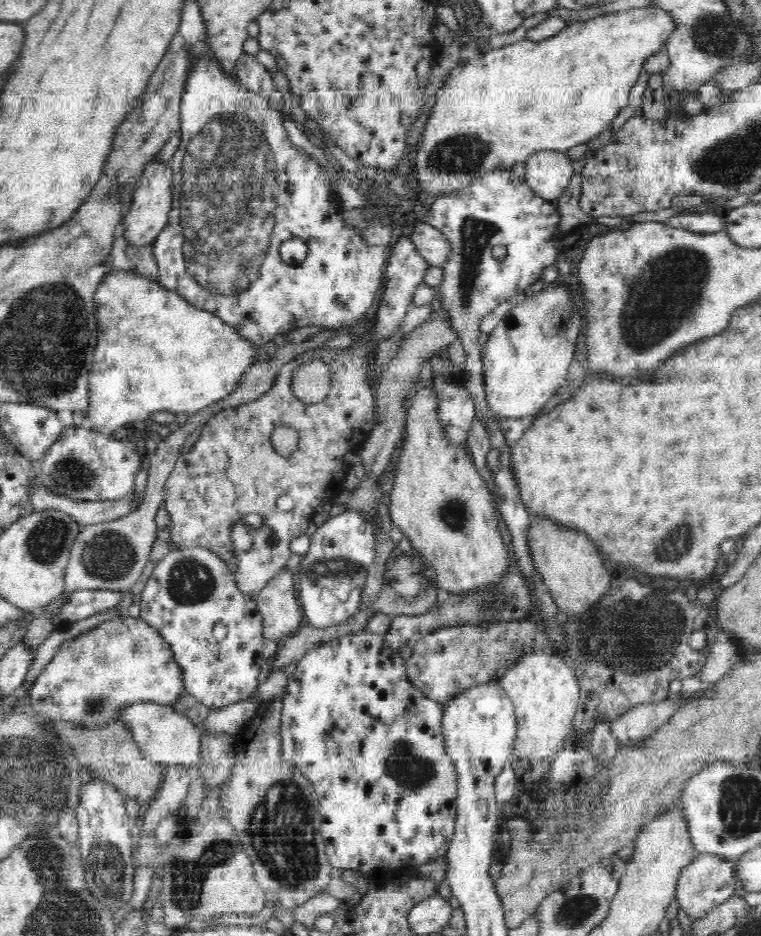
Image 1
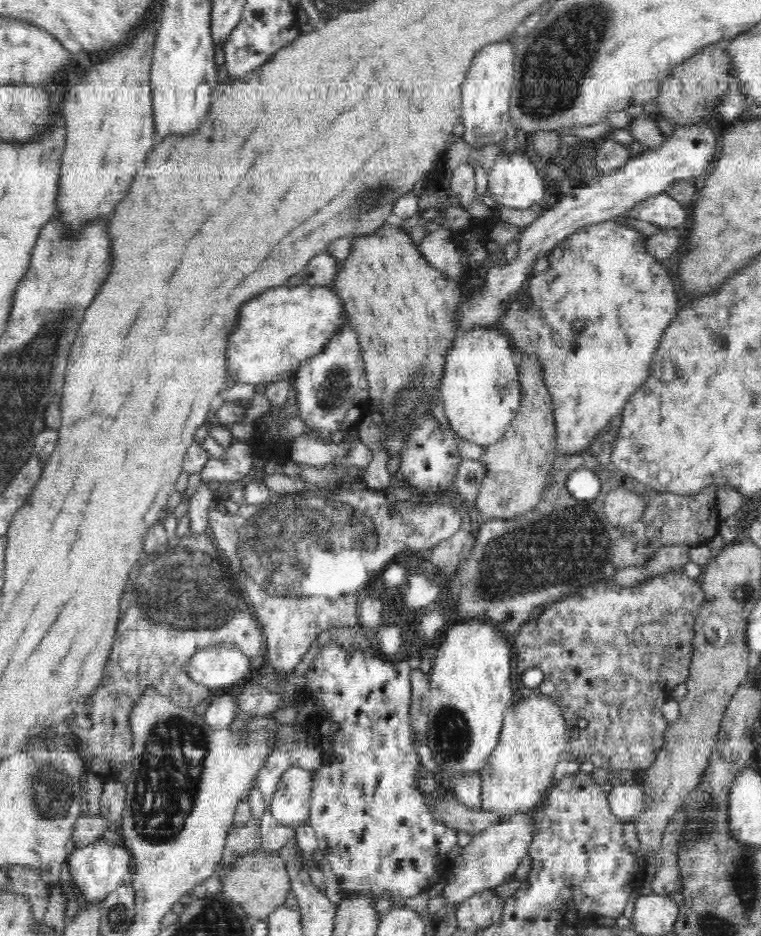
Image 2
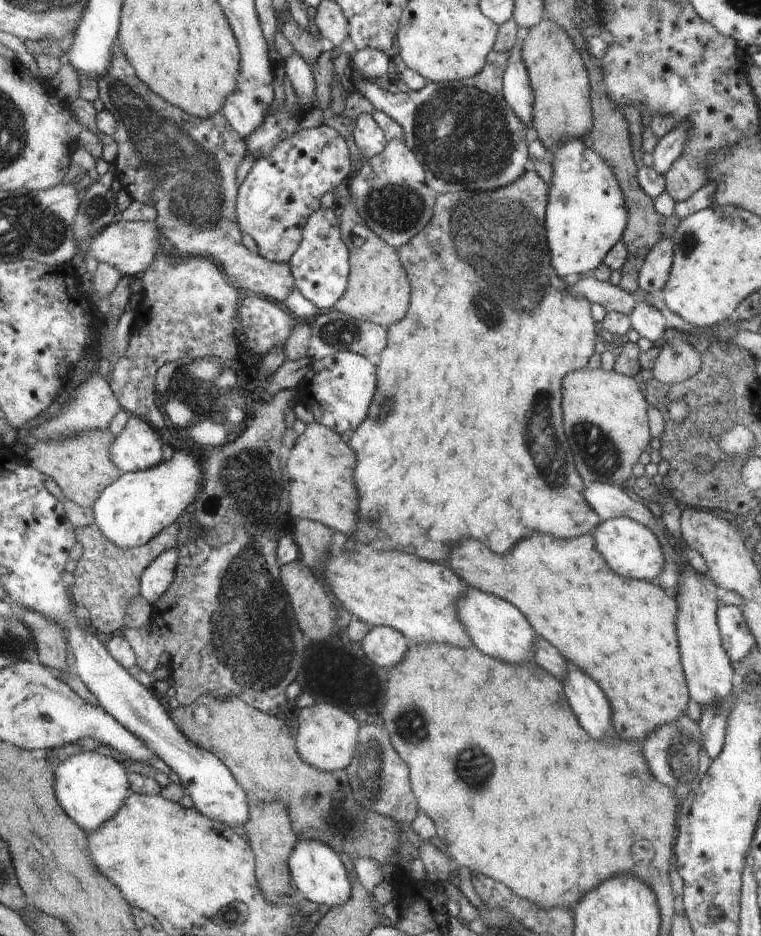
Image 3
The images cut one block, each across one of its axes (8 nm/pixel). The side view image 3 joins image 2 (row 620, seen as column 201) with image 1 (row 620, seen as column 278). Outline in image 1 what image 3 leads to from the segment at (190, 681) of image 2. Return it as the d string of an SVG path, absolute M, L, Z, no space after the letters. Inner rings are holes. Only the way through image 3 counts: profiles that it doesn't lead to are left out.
M282 569L262 590L253 595L263 618L266 642L288 637L304 623L296 579L295 570Z

